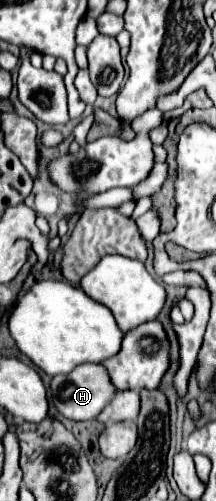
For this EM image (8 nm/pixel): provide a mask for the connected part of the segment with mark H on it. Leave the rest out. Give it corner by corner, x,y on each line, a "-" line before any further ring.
84,363
72,369
68,375
56,375
52,377
48,389
50,403
72,421
96,419
96,413
100,413
100,409
104,409
104,405
112,399
112,393
116,393
116,387
112,381
108,381
108,373
100,363

